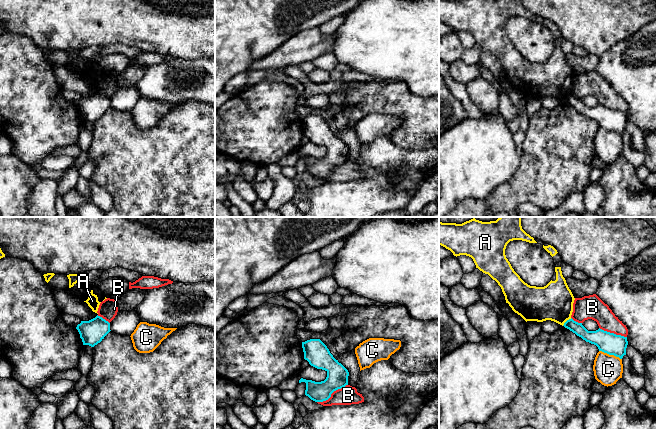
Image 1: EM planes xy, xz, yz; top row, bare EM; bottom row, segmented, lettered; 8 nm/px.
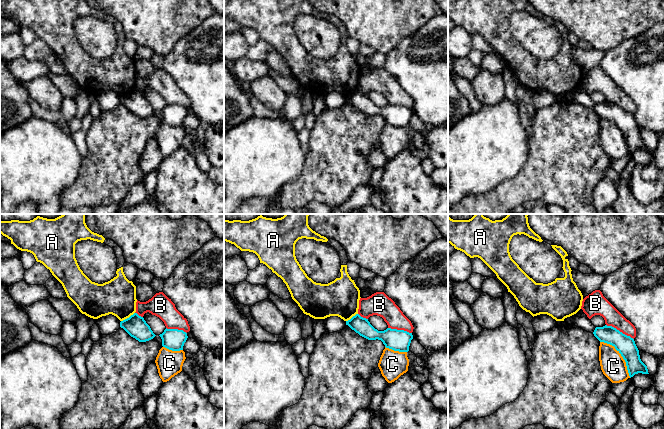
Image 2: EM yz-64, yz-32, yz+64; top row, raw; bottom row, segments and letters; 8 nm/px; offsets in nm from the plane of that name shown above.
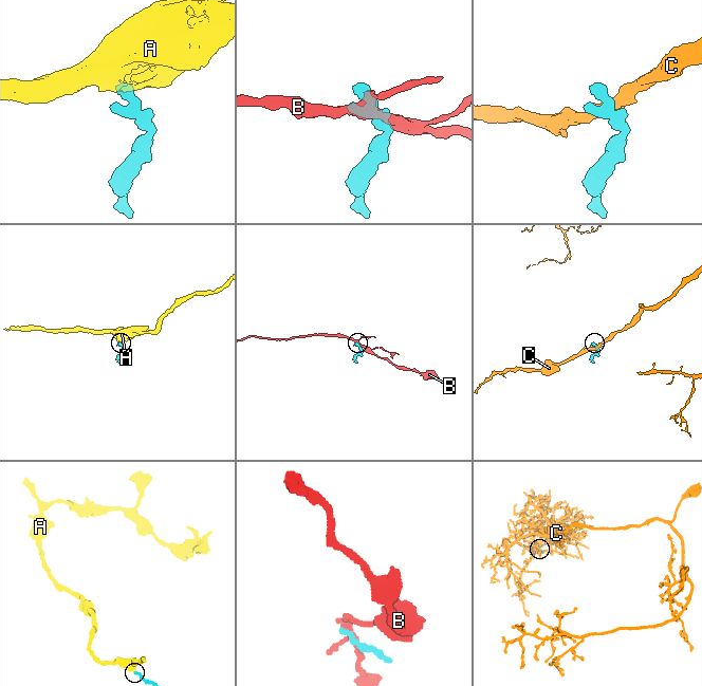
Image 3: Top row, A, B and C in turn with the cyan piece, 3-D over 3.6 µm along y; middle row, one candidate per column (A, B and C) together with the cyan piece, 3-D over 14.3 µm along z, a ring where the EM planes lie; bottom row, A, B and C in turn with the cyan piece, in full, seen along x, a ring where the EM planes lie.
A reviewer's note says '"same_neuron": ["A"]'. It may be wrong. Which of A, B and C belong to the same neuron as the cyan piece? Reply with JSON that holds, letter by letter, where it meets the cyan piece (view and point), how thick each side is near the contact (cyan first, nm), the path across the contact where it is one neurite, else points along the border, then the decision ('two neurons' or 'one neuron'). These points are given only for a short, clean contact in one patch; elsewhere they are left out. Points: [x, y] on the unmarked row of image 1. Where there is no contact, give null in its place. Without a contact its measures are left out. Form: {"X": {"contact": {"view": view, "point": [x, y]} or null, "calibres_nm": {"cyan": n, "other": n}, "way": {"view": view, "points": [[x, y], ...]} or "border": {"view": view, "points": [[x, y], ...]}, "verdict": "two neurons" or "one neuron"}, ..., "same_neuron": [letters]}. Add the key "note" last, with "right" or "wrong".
{"A": {"contact": {"view": "yz", "point": [566, 97]}, "calibres_nm": {"cyan": 100, "other": 300}, "border": {"view": "yz", "points": [[571, 94], [562, 101]]}, "verdict": "two neurons"}, "B": {"contact": {"view": "xz", "point": [331, 169]}, "calibres_nm": {"cyan": 180, "other": 150}, "verdict": "two neurons"}, "C": {"contact": {"view": "yz", "point": [610, 130]}, "calibres_nm": {"cyan": 170, "other": 240}, "verdict": "two neurons"}, "same_neuron": [], "note": "wrong"}

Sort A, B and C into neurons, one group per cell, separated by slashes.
A / B / C

